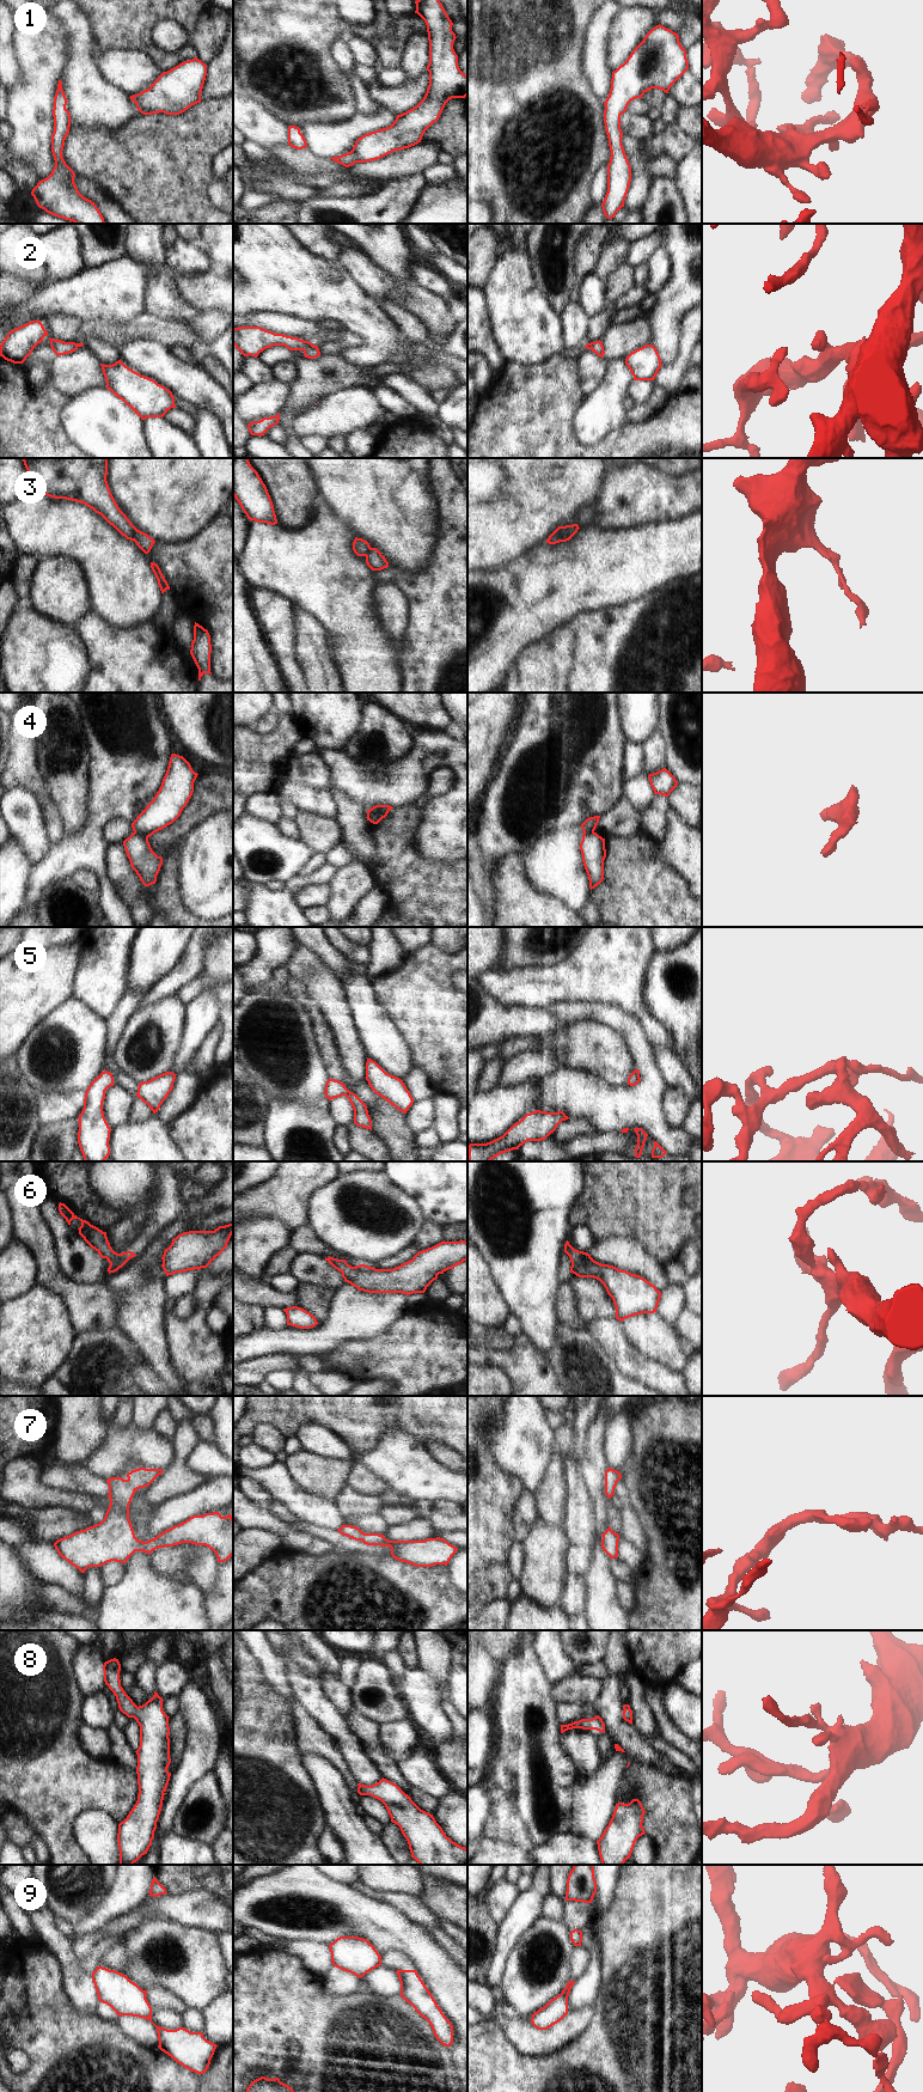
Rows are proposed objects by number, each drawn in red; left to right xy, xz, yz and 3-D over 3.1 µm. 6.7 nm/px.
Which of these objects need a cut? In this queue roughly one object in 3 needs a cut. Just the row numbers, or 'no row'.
3, 4, 9

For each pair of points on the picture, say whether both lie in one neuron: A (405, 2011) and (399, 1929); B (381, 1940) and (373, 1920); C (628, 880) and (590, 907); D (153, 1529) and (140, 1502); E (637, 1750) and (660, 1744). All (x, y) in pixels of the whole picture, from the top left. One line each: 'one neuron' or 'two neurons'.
A: two neurons
B: one neuron
C: two neurons
D: two neurons
E: two neurons

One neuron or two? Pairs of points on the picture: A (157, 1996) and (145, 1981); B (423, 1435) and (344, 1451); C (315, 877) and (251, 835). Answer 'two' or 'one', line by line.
A: two
B: two
C: two

